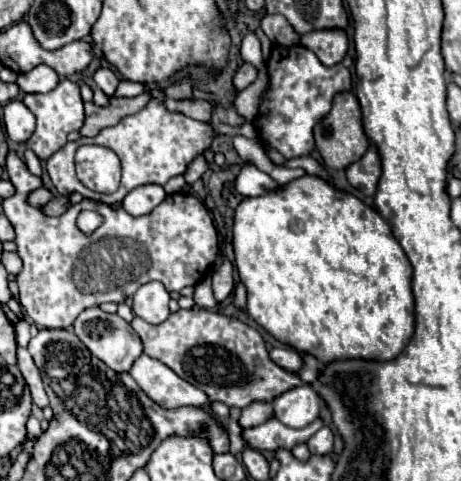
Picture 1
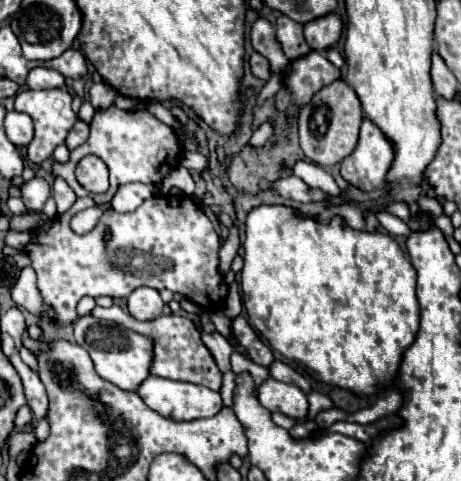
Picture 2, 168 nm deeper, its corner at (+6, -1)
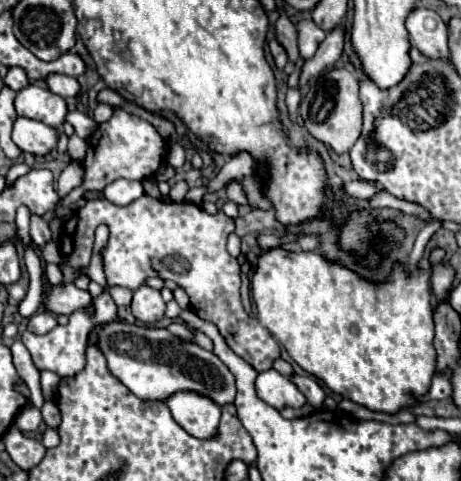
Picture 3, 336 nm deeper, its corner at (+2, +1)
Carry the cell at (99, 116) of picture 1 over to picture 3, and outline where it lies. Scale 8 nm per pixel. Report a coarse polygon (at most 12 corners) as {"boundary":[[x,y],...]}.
{"boundary":[[72,135],[68,155],[72,161],[84,161],[86,141]]}

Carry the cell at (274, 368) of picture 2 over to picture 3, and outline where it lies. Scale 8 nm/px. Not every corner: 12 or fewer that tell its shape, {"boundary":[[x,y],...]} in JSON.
{"boundary":[[294,375],[296,387],[306,401],[320,409],[324,391],[316,379]]}

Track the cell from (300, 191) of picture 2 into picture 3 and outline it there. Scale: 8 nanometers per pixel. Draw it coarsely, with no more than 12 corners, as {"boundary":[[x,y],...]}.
{"boundary":[[352,181],[344,191],[356,199],[372,199],[380,185]]}

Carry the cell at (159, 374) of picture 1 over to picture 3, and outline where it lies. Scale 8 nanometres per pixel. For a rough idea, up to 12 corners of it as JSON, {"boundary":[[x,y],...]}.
{"boundary":[[198,393],[166,399],[174,421],[198,439],[216,439],[220,407]]}

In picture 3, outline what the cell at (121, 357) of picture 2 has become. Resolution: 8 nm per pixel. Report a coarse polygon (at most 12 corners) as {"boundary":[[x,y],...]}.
{"boundary":[[96,329],[108,367],[136,397],[200,393],[234,403],[230,369],[168,329]]}

